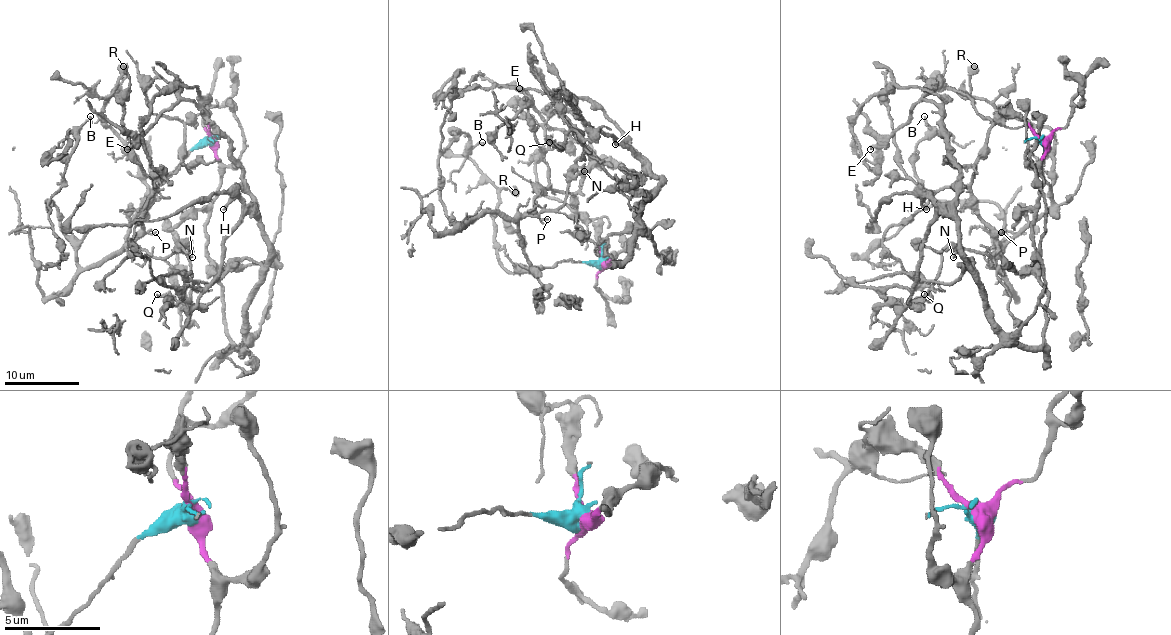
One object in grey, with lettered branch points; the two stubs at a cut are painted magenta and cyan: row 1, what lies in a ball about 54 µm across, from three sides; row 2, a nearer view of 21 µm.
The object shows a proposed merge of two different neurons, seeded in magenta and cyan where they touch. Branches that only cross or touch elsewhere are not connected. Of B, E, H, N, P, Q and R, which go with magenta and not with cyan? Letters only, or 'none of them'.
E, H

